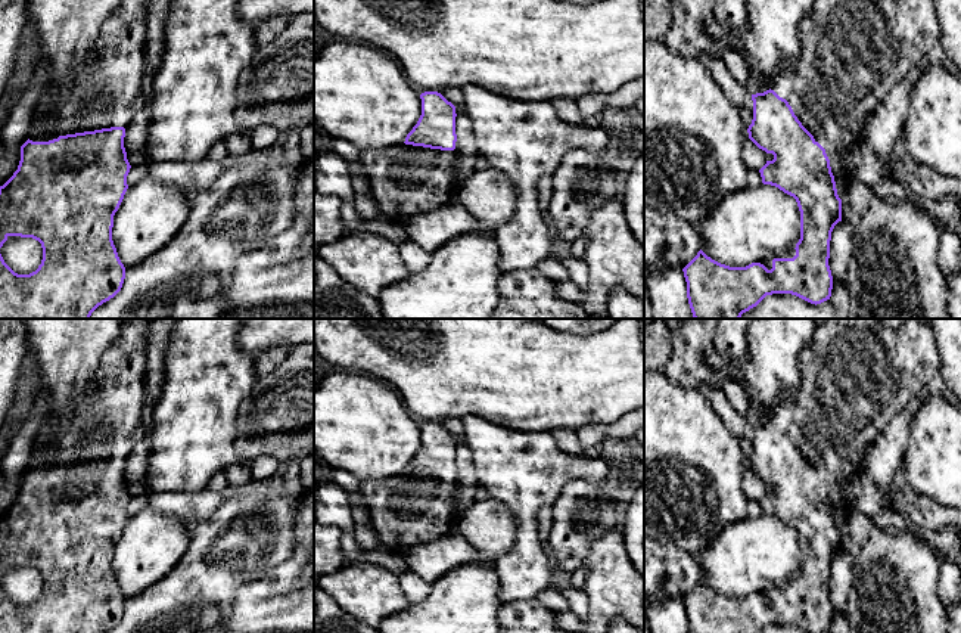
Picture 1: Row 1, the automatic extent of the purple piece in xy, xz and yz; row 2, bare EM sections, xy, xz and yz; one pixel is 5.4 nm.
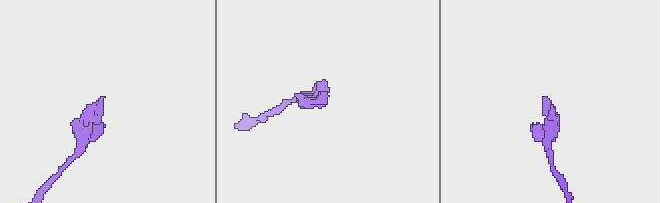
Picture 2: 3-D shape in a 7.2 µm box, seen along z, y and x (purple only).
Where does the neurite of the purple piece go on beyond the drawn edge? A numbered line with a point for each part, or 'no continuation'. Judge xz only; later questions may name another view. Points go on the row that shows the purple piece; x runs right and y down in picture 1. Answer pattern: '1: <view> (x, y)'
1: xz (406, 180)

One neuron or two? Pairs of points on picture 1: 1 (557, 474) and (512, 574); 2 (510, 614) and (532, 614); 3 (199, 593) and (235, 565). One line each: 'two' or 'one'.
1: one
2: one
3: one

